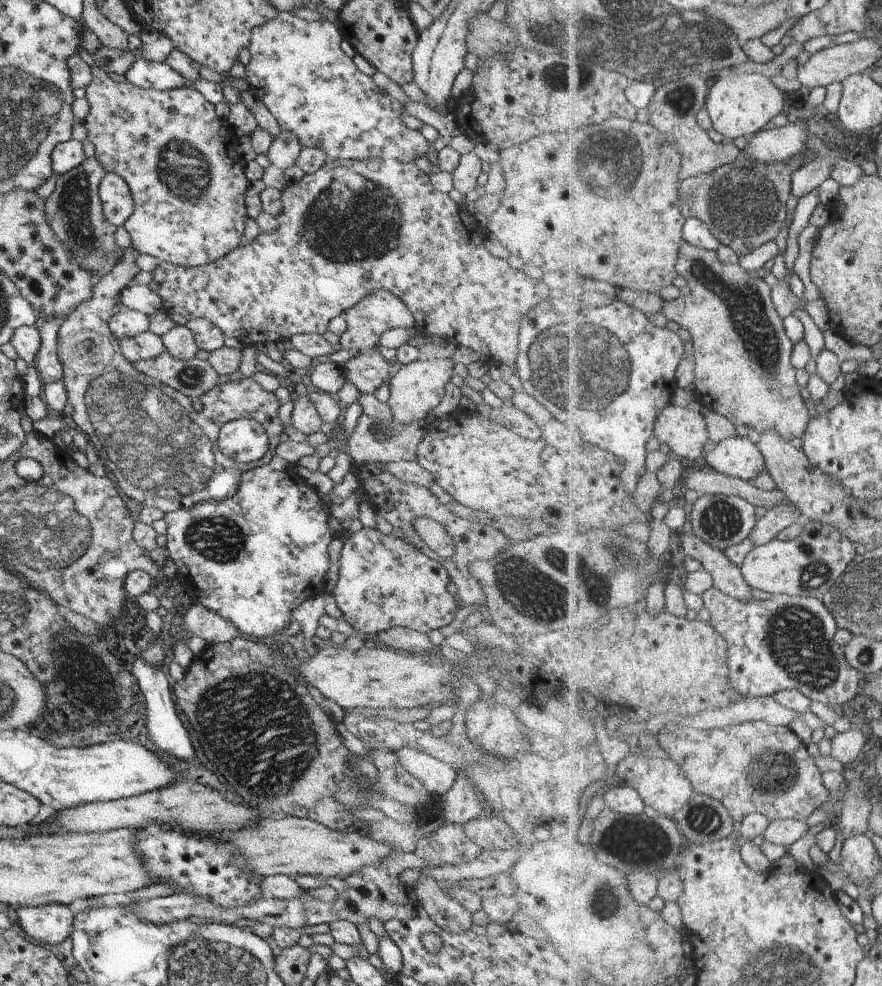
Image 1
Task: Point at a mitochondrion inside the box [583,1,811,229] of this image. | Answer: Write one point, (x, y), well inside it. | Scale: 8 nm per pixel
(680, 94)

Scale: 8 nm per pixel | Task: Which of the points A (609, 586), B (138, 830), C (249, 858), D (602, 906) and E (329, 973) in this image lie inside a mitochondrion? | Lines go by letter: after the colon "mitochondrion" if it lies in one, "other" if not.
A: mitochondrion
B: other
C: other
D: mitochondrion
E: other

